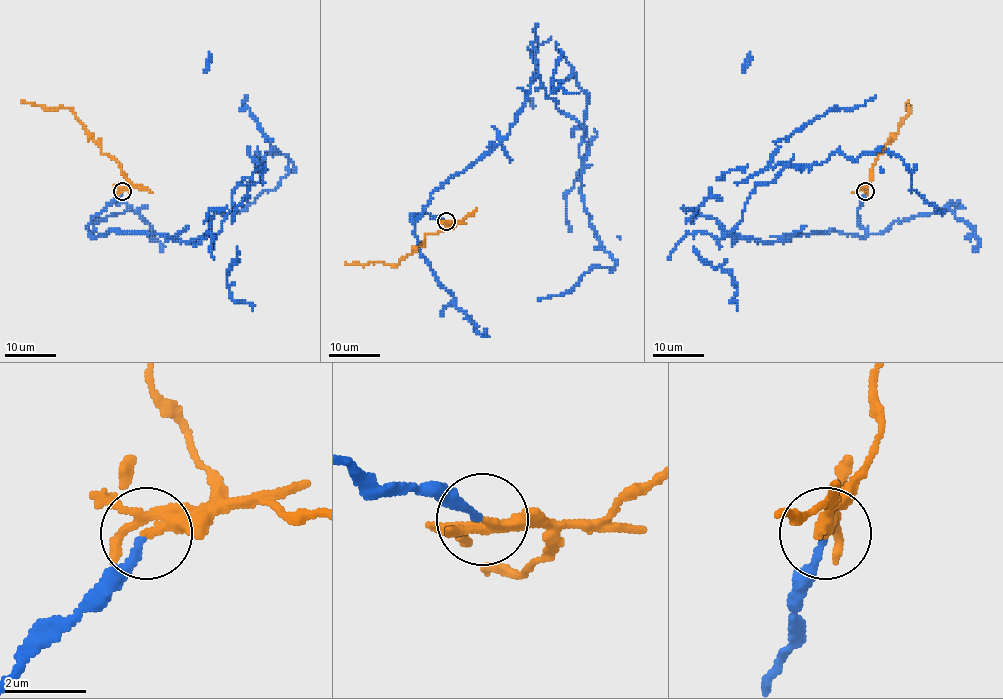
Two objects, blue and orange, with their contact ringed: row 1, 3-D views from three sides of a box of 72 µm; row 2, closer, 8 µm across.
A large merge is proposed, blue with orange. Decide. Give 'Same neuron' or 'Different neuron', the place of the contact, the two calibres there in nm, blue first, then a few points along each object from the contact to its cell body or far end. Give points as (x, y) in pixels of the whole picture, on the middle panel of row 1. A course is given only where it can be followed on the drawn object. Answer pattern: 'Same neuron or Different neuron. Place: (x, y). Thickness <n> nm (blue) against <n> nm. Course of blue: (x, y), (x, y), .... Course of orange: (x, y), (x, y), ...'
Different neuron. Place: (446, 221). Thickness 180 nm (blue) against 200 nm. Course of blue: (446, 221), (411, 220), (506, 136), (538, 77), (583, 128), (580, 195), (618, 261), (537, 300). Course of orange: (446, 221), (452, 221), (454, 225), (425, 236), (424, 241), (396, 266), (345, 264)

